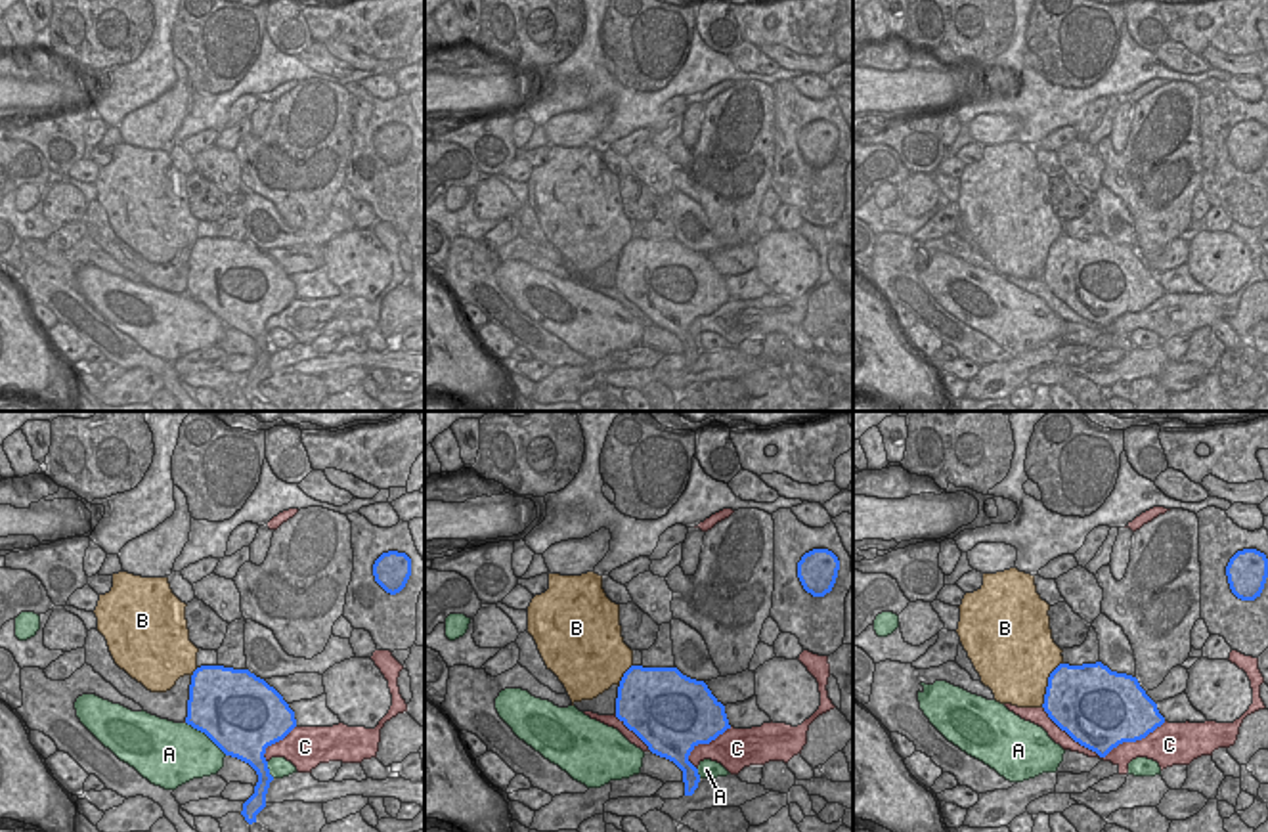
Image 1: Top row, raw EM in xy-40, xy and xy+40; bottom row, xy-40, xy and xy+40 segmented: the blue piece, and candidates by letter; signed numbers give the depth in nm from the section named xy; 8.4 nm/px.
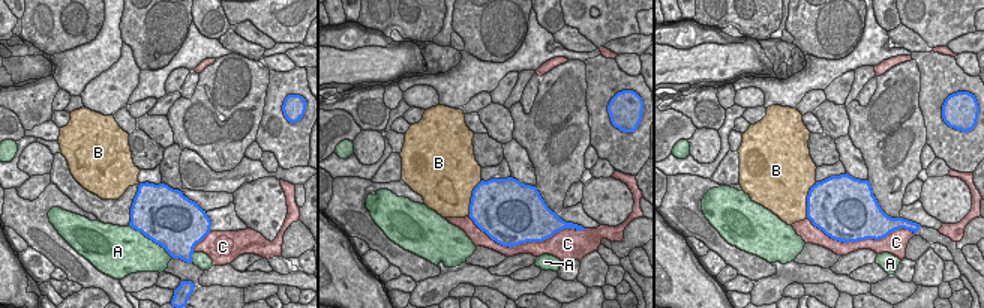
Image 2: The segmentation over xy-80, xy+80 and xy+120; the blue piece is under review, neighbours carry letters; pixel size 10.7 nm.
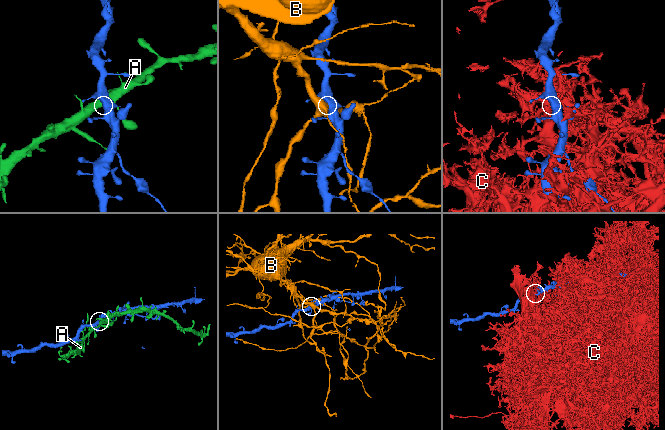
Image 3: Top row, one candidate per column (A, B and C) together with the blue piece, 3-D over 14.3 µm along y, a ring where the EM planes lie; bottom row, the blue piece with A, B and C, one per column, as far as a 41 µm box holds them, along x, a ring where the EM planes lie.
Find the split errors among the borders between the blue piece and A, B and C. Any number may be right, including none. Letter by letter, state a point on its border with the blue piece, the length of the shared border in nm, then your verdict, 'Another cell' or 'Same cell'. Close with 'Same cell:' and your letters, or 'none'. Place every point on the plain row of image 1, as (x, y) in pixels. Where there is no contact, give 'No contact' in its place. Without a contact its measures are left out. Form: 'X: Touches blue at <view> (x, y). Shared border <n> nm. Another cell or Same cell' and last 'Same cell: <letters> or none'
A: Touches blue at xy-40 (207, 306). Shared border 440 nm. Another cell
B: Touches blue at xy+40 (1049, 257). Shared border 420 nm. Another cell
C: Touches blue at xy+40 (1102, 328). Shared border 1050 nm. Another cell
Same cell: none

